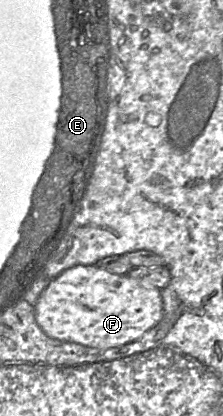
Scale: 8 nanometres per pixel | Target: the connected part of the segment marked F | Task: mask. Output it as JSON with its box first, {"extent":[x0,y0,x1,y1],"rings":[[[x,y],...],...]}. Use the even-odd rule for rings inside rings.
{"extent":[35,265,163,348],"rings":[[[77,265],[64,271],[48,285],[35,306],[35,319],[46,335],[92,348],[112,348],[134,342],[157,325],[163,313],[162,290],[145,287],[127,274],[110,273],[97,265]]]}

